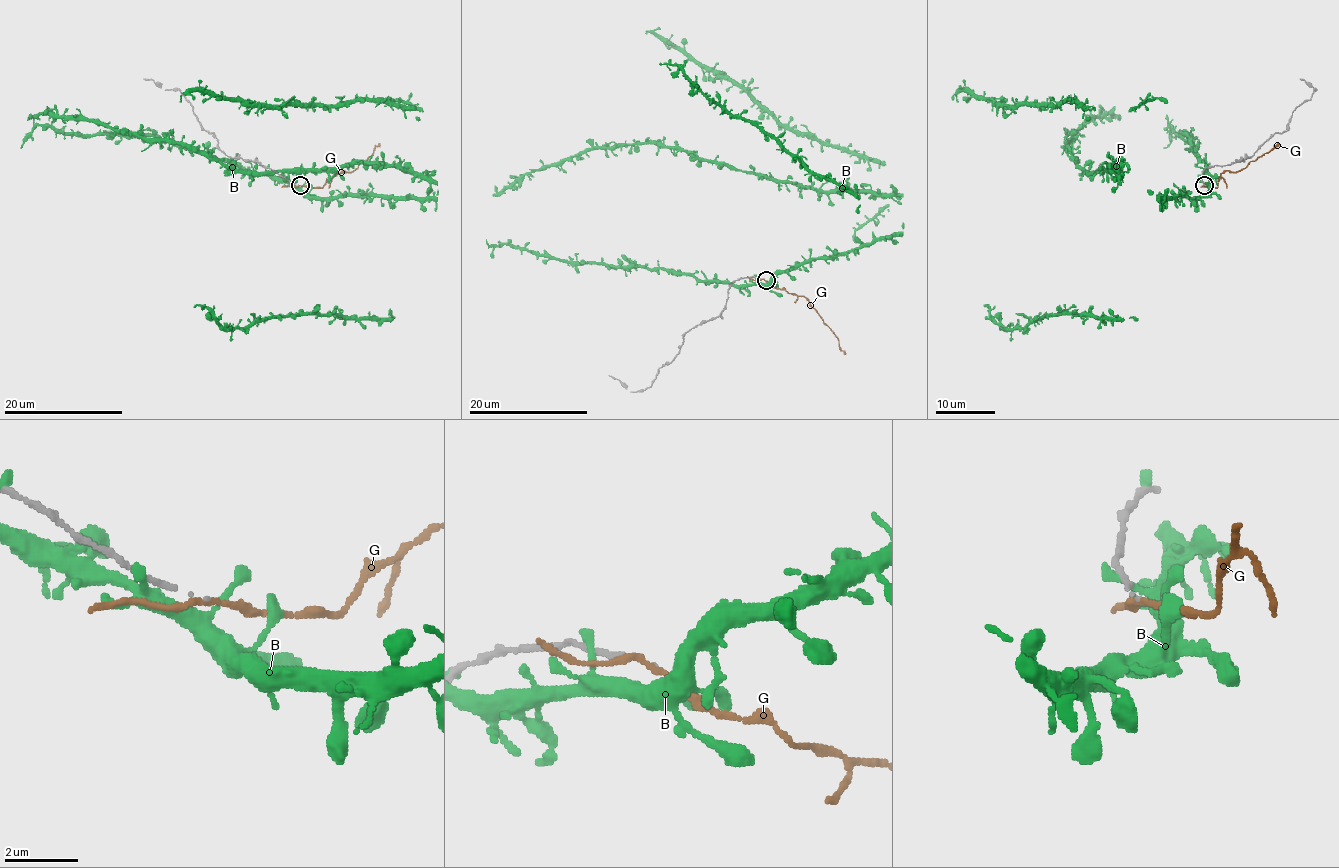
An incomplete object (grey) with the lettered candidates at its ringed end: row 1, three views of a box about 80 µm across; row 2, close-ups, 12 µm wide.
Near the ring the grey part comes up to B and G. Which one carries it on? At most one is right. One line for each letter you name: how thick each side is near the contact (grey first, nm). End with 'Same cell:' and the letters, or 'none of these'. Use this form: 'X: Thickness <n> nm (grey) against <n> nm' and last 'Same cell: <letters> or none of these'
Same cell: none of these

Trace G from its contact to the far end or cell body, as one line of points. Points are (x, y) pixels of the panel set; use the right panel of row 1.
G: (1205, 185), (1217, 187), (1221, 173), (1240, 170), (1279, 144)

